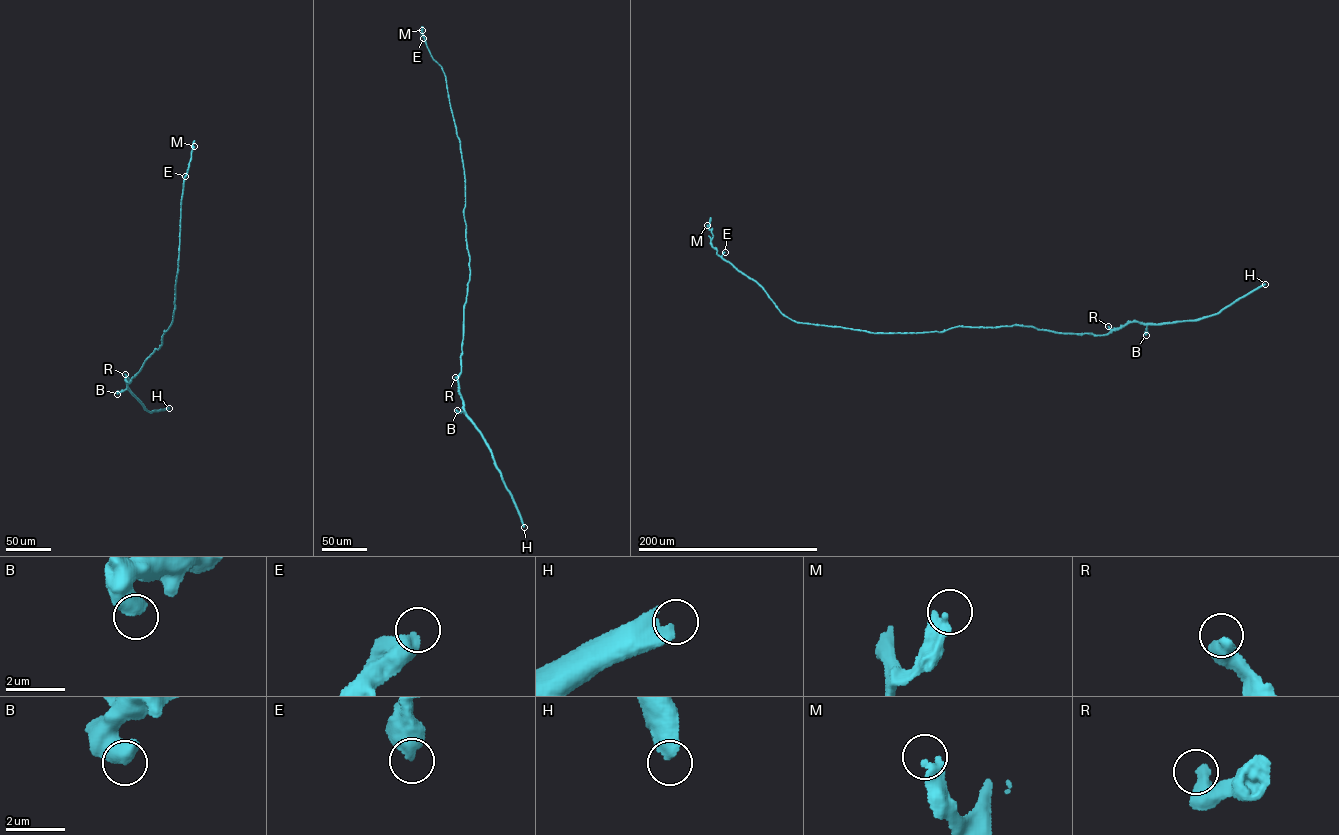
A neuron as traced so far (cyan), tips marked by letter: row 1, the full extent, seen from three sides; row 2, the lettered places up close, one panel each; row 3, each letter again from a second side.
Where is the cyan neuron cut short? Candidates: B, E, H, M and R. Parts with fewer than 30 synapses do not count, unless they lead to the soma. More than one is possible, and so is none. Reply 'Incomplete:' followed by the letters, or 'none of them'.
Incomplete: none of them

